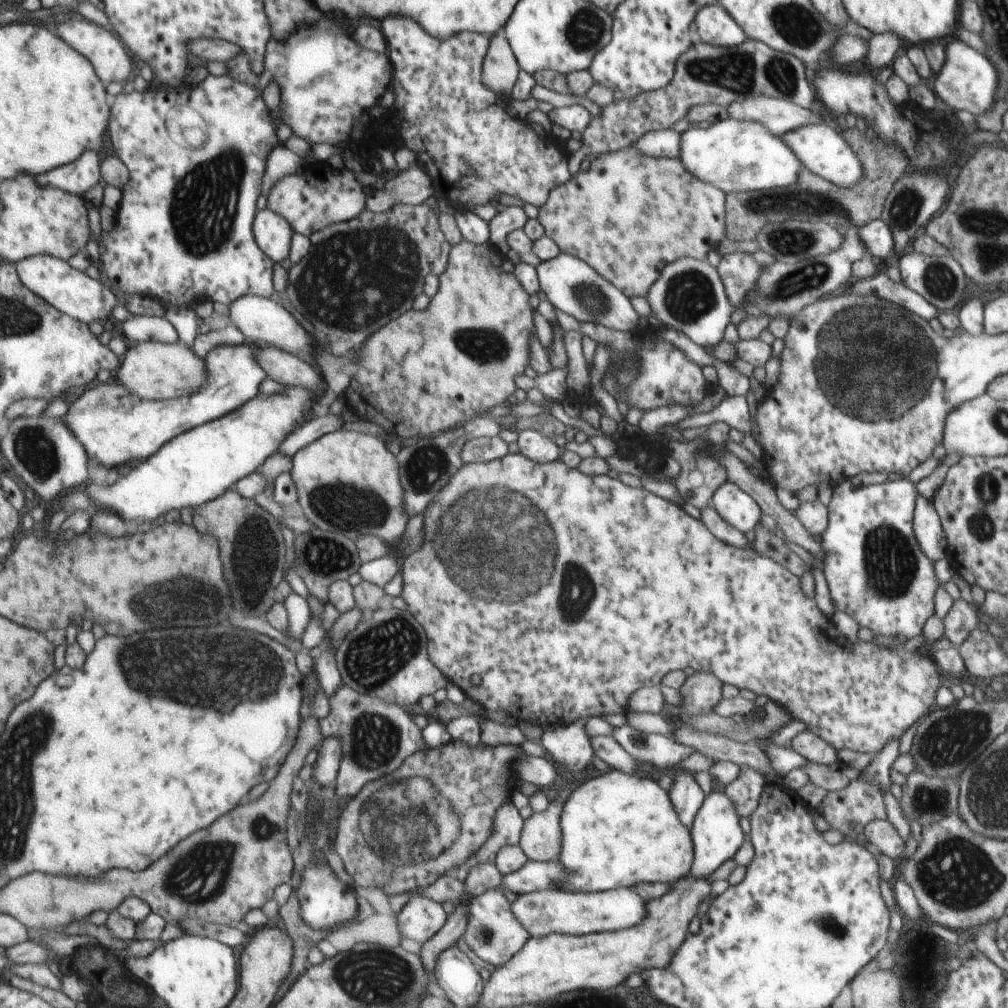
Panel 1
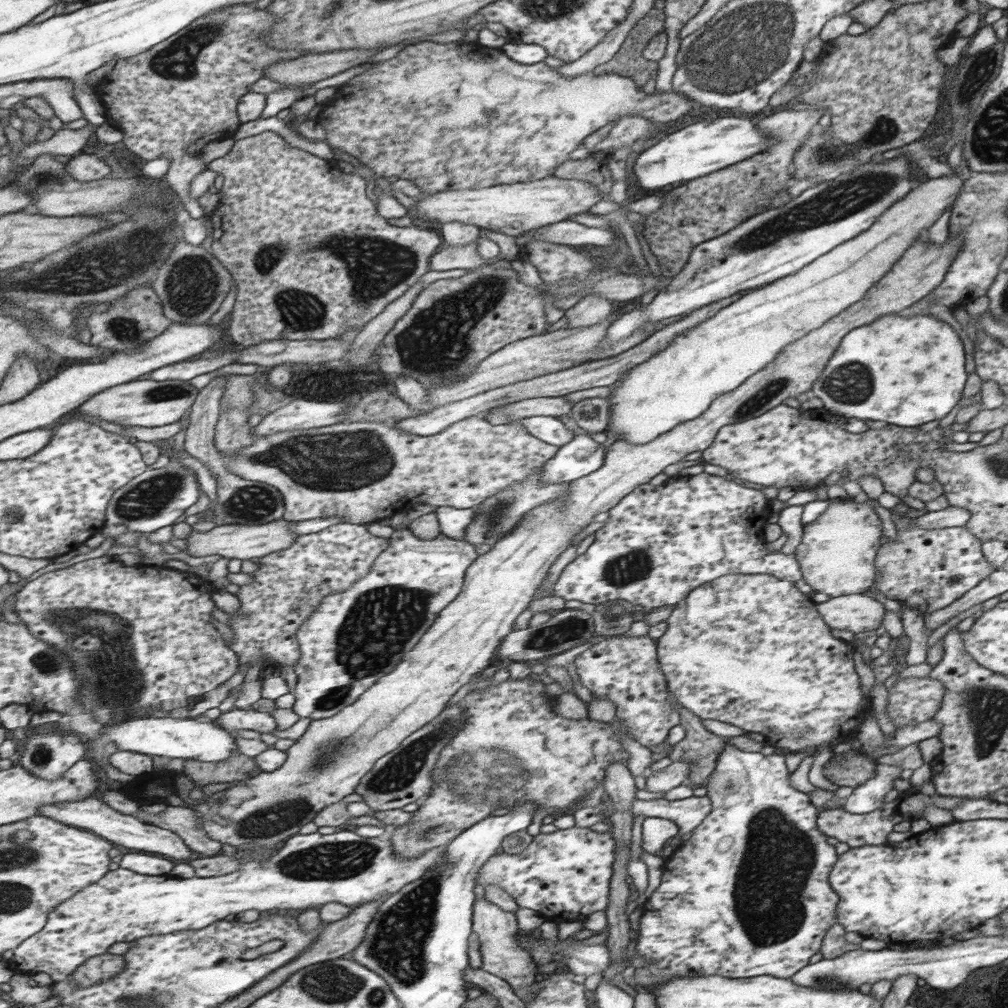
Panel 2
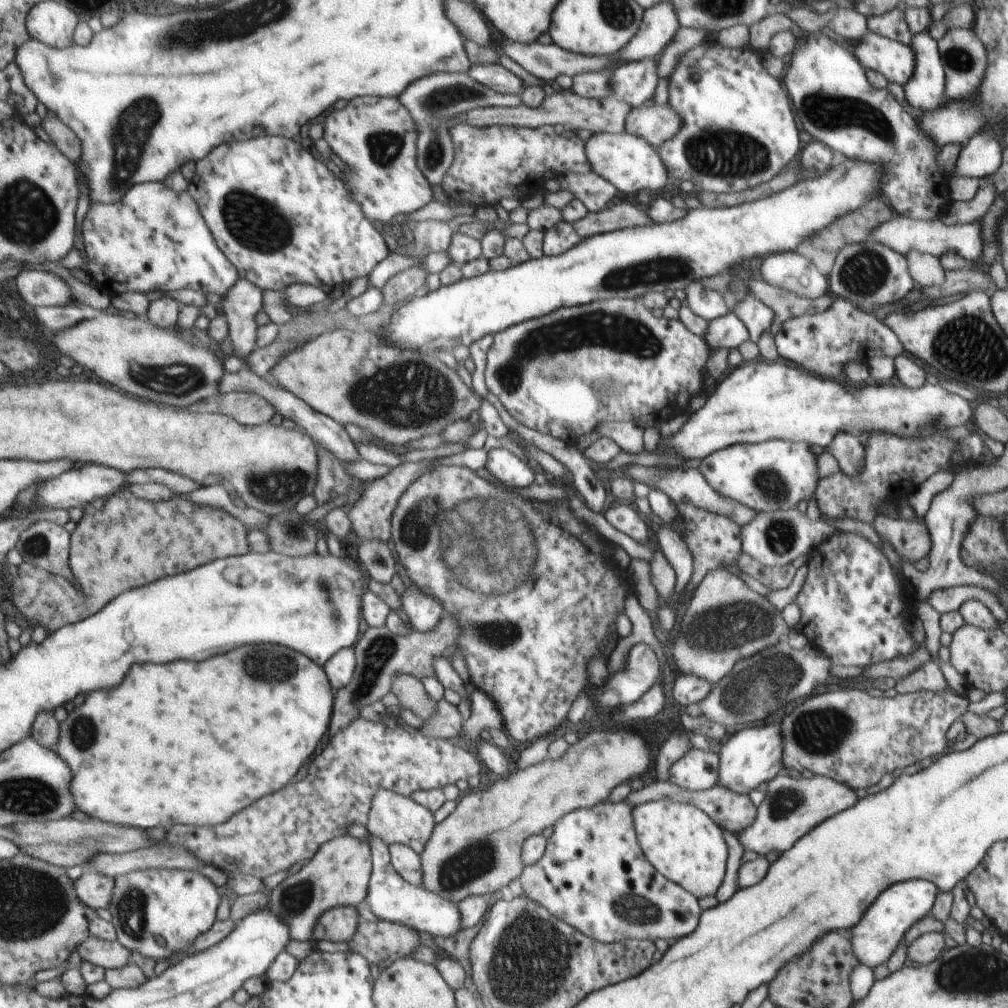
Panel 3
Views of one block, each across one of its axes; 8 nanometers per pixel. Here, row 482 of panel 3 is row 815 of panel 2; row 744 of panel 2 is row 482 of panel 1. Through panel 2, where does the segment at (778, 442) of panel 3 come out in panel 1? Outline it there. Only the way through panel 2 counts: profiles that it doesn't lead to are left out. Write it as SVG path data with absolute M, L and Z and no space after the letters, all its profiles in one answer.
M728 480L716 489L710 504L730 526L743 533L754 530L763 516L760 504L739 485Z

